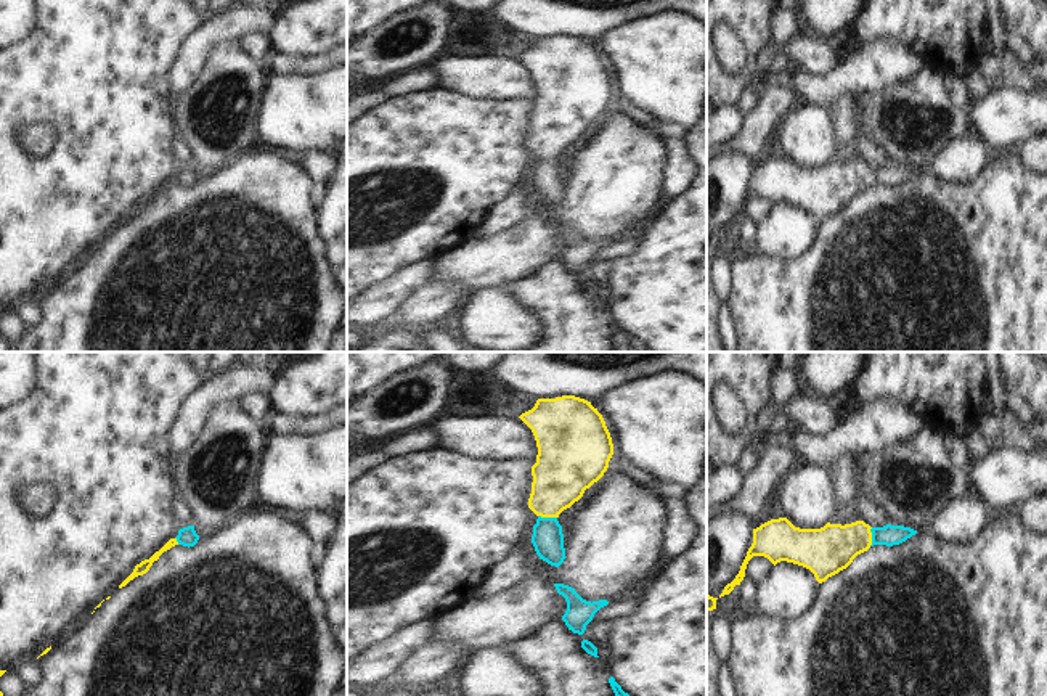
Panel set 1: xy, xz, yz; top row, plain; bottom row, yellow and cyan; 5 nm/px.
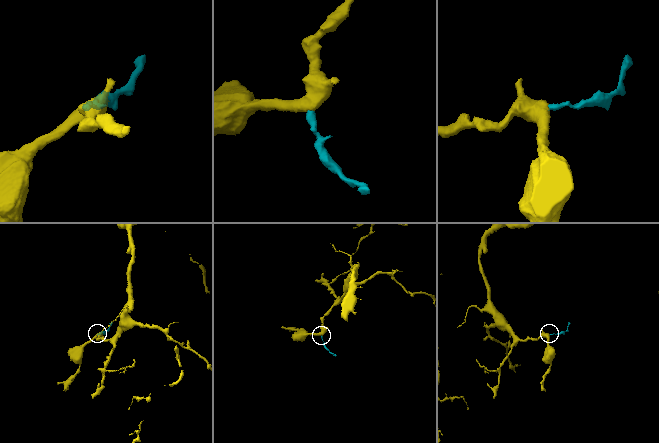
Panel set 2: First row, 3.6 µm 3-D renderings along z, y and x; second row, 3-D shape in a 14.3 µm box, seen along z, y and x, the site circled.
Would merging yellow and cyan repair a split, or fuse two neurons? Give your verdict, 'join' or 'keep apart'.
join

